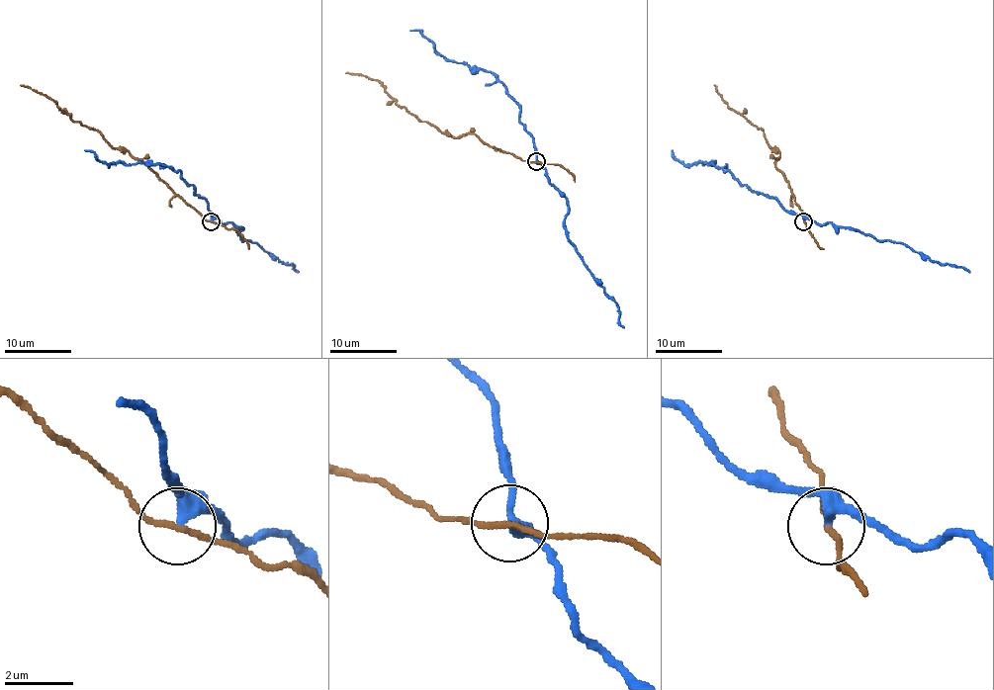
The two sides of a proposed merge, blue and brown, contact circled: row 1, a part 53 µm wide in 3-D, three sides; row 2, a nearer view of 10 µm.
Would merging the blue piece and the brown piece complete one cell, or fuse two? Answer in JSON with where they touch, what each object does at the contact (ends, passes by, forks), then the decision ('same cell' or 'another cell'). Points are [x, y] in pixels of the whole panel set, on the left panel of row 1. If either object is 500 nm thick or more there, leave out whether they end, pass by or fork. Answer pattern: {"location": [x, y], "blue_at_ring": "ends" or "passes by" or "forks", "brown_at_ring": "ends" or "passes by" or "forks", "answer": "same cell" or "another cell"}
{"location": [211, 221], "blue_at_ring": "passes by", "brown_at_ring": "passes by", "answer": "another cell"}

